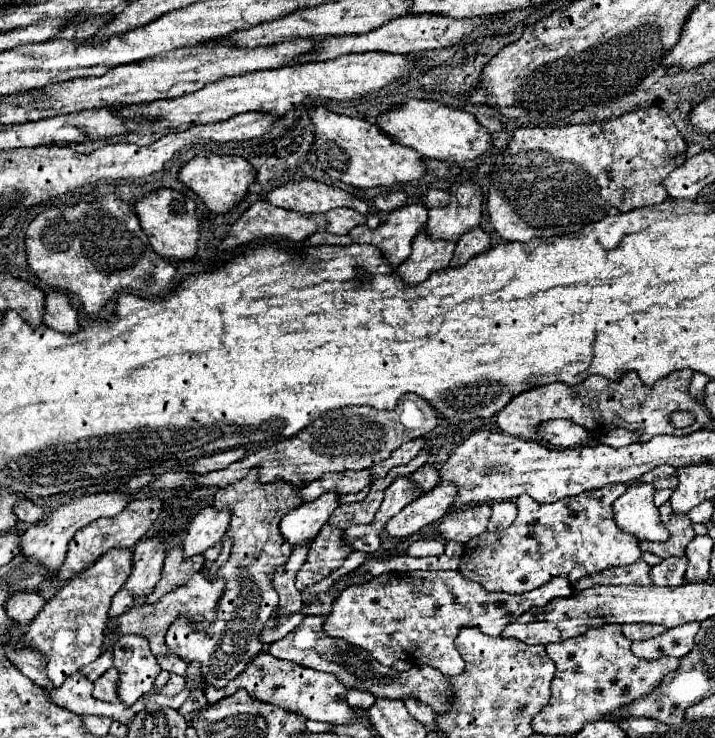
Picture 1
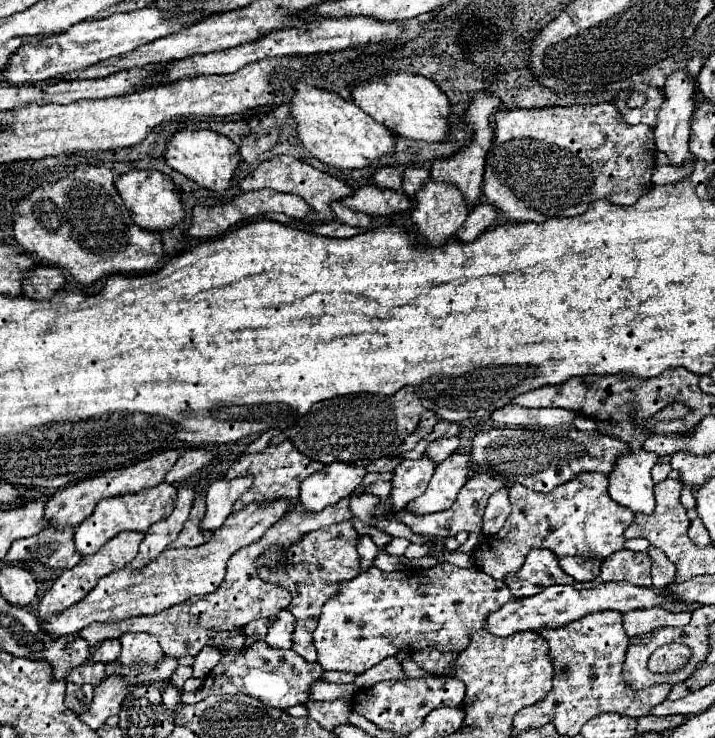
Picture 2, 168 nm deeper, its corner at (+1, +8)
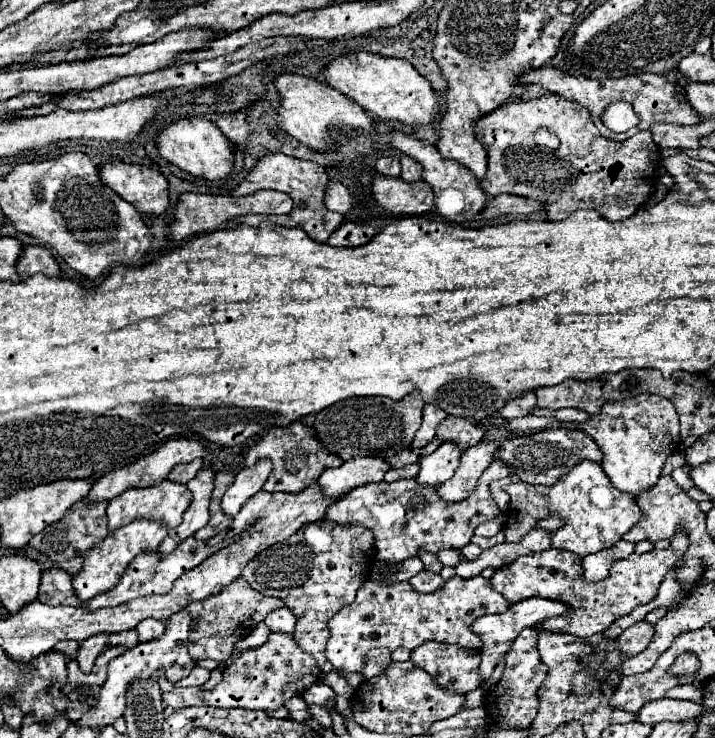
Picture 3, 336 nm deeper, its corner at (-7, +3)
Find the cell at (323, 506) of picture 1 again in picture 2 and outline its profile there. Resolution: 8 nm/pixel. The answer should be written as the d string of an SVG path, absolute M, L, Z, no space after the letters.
M330 463L322 471L312 473L300 487L300 503L308 511L320 511L326 505L334 505L344 497L350 497L366 475L364 465Z

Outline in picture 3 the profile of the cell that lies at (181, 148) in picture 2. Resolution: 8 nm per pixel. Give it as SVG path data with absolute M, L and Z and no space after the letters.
M190 118L180 120L164 128L158 136L158 150L164 160L178 166L180 170L206 178L206 180L222 180L232 174L234 168L234 152L230 146L230 140L220 132L216 124L212 124L206 118Z

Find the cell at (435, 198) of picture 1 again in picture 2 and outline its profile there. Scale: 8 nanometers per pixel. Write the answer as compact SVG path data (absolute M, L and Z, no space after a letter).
M408 167L408 169L404 169L404 173L402 173L402 189L404 189L404 193L414 197L416 191L428 179L428 175L430 175L430 171L426 171L422 167Z

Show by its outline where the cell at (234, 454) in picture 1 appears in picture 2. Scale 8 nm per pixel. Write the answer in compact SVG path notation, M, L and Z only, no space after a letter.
M190 449L186 451L174 465L174 469L170 469L170 473L166 475L166 481L168 483L176 483L188 475L192 475L194 471L202 469L204 465L208 465L208 455L212 457L210 451L204 451L204 449Z

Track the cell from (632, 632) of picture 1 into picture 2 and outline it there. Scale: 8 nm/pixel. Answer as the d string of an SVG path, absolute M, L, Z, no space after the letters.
M652 607L652 609L628 611L622 615L622 621L624 621L626 635L638 637L658 627L668 627L668 625L682 627L690 623L690 613L670 613L670 611L664 611L662 607Z

